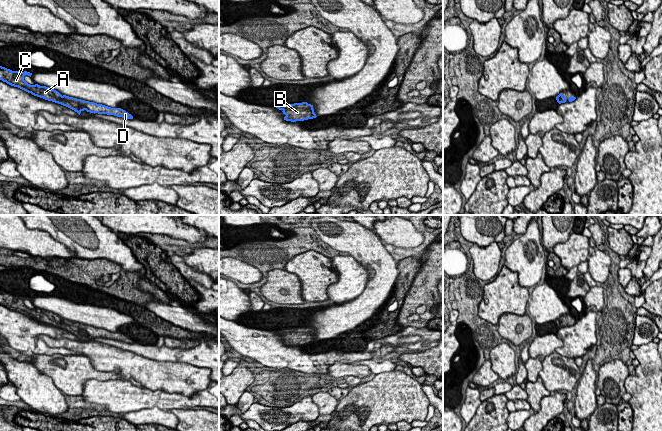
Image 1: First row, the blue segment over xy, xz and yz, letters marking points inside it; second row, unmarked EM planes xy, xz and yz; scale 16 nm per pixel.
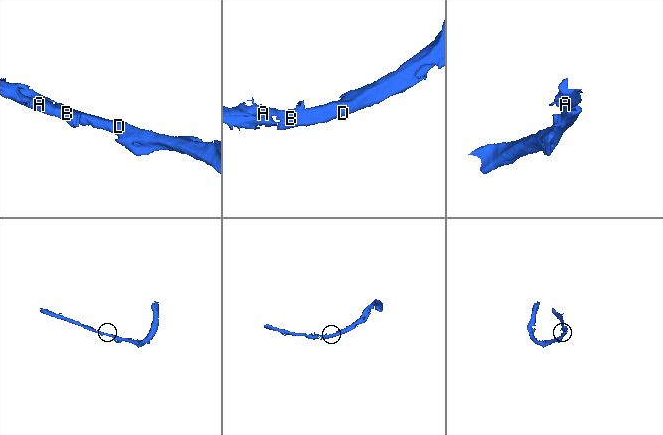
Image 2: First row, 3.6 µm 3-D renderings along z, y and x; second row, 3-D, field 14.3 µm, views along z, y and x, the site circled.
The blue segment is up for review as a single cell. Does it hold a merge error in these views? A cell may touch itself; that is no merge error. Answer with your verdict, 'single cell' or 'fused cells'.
single cell

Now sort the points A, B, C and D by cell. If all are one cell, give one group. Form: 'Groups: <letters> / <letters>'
Groups: A B C D

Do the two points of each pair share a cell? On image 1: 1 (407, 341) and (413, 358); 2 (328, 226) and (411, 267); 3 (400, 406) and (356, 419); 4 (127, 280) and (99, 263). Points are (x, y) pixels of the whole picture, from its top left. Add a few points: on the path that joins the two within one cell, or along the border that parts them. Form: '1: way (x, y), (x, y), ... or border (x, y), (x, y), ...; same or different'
1: border (432, 347), (420, 351); different
2: border (397, 266), (398, 273), (395, 280); different
3: way (389, 406), (369, 406), (367, 408); same
4: way (122, 273), (116, 268), (106, 268); same

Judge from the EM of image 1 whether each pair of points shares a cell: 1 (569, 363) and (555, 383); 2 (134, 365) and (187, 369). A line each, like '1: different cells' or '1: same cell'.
1: same cell
2: same cell

